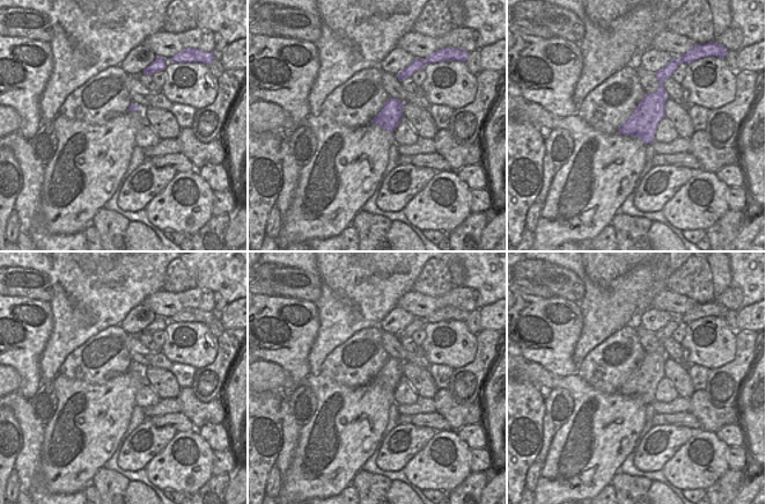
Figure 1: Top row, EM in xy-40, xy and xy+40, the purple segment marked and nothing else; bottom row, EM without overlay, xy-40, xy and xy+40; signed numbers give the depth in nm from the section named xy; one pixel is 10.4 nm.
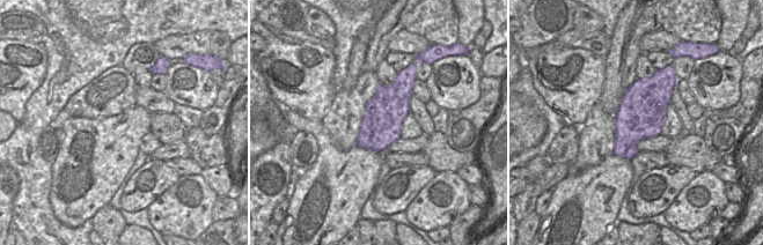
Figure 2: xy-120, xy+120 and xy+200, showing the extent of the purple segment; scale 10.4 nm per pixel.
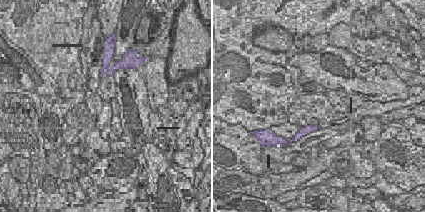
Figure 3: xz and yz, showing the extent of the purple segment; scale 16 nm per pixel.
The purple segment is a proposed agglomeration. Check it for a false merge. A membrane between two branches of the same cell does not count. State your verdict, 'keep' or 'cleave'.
cleave

